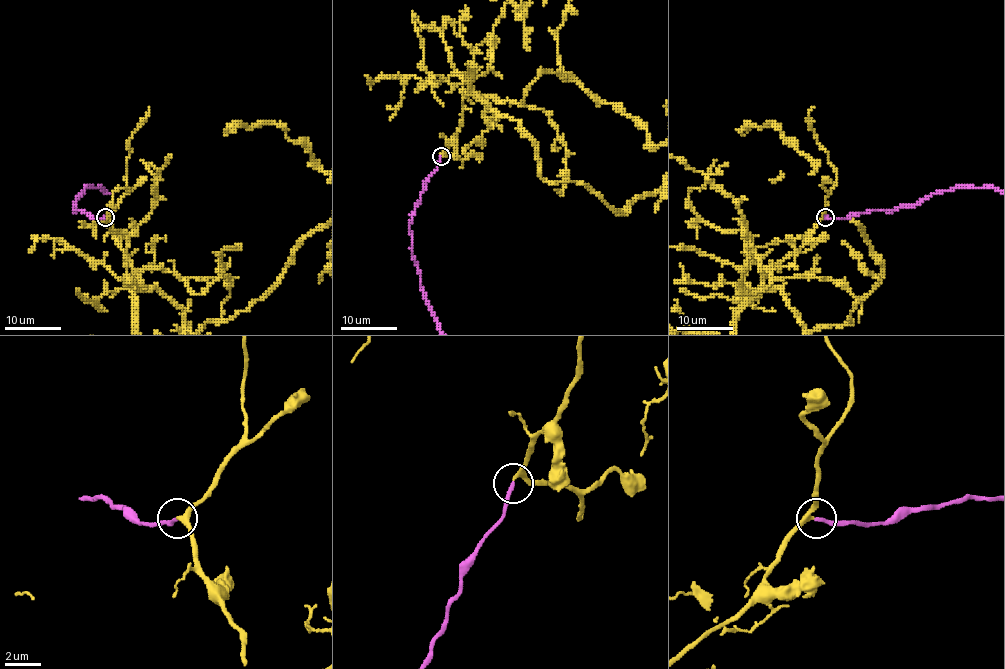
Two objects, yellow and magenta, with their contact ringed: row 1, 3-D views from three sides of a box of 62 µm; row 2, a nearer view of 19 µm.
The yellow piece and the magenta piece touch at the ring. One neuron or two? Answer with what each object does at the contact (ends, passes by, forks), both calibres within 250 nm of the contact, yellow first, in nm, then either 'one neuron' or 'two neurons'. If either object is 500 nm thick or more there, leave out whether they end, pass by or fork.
yellow passes by; magenta ends; calibres 240 and 200 nm; one neuron

